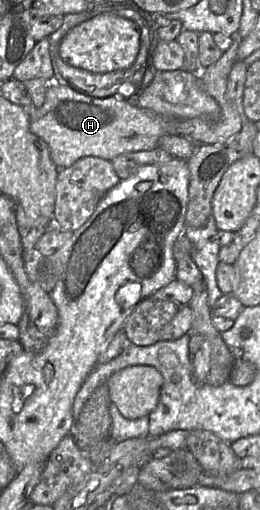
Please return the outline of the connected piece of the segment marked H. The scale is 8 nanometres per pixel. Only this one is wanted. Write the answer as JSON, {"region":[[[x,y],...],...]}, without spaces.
{"region":[[[232,36],[233,42],[228,50],[213,64],[202,68],[199,73],[201,84],[211,97],[213,97],[220,107],[220,115],[217,119],[205,118],[166,118],[156,112],[142,108],[122,96],[109,96],[97,98],[79,92],[67,85],[60,85],[54,82],[49,83],[46,90],[45,101],[40,108],[31,108],[29,111],[30,131],[42,139],[48,146],[52,161],[58,169],[71,166],[78,159],[86,156],[95,156],[111,161],[116,156],[126,152],[136,152],[151,150],[158,146],[159,139],[165,134],[185,136],[197,144],[215,144],[224,142],[228,138],[236,135],[242,127],[241,117],[227,98],[227,81],[233,63],[237,60],[237,50],[242,41],[241,37]]]}

